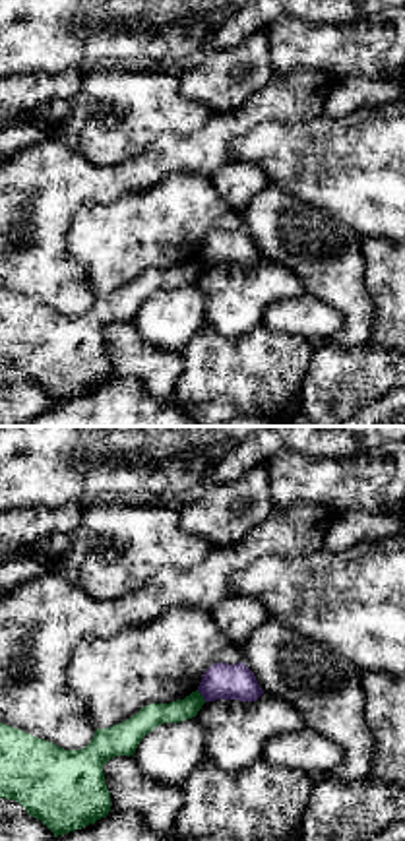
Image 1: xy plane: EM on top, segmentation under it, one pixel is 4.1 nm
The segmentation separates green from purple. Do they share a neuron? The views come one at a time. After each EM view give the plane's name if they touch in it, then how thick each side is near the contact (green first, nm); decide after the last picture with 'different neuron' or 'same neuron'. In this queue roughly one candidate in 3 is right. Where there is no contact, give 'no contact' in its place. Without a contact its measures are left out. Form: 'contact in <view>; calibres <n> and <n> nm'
contact in xy; calibres 100 and 160 nm

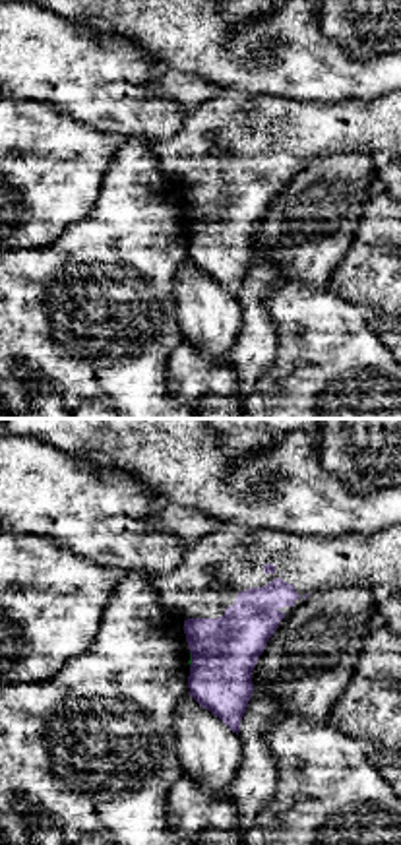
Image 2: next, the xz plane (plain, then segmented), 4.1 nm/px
contact in xz; calibres 20 and 280 nm

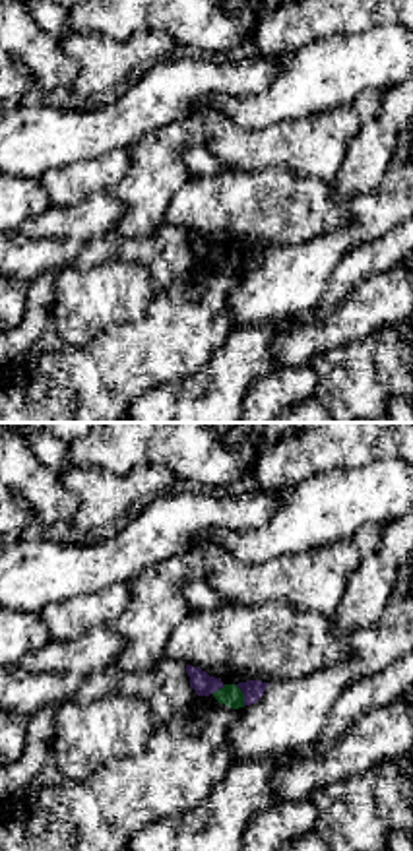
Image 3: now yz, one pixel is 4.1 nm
contact in yz; calibres 90 and 90 nm

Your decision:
different neuron

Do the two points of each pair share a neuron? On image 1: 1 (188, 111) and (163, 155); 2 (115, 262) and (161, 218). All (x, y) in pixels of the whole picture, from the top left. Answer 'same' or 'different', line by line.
1: different
2: same

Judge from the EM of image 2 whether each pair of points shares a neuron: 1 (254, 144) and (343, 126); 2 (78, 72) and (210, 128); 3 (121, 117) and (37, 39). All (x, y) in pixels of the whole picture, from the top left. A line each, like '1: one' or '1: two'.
1: one
2: two
3: one

